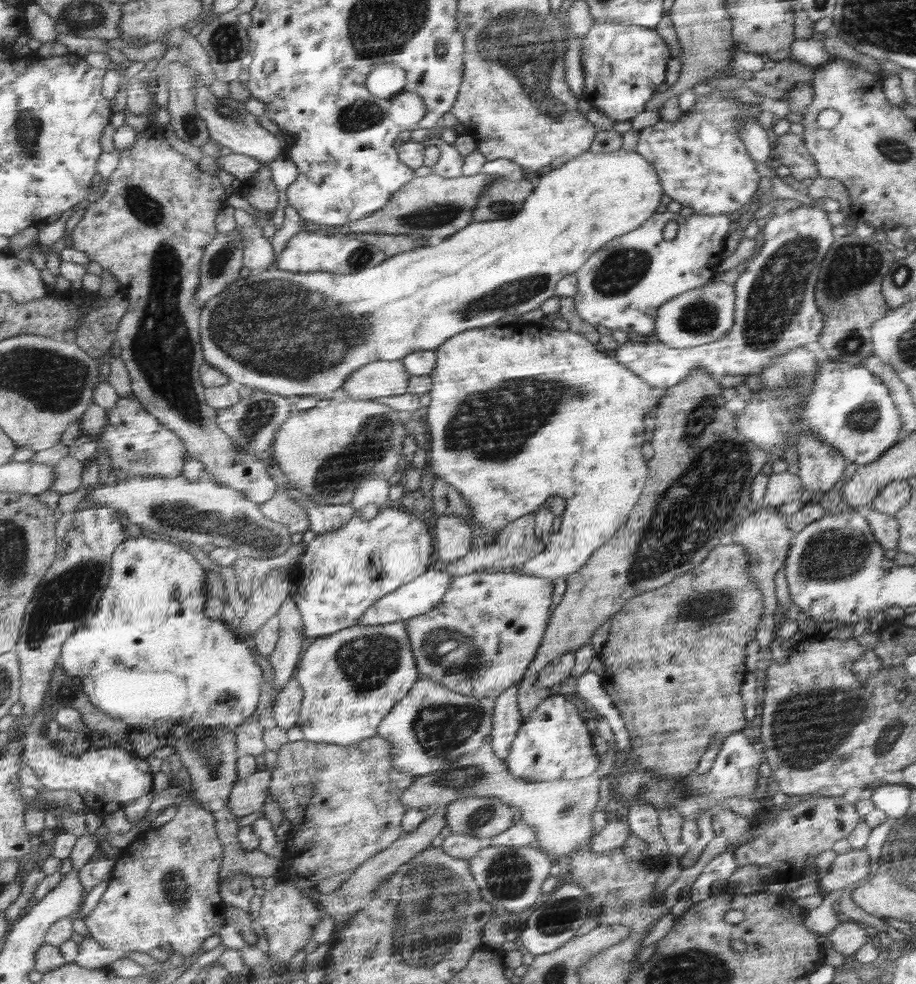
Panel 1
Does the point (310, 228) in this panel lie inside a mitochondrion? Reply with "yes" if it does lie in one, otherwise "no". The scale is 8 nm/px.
no

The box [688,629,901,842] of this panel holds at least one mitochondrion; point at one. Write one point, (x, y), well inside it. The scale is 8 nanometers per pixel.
(832, 711)

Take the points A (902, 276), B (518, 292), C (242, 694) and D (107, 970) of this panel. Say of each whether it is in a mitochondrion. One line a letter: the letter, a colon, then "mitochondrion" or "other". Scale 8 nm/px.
A: mitochondrion
B: mitochondrion
C: other
D: other

